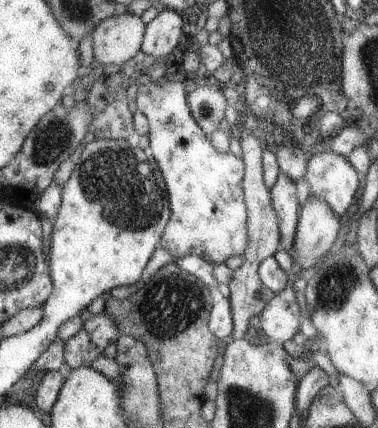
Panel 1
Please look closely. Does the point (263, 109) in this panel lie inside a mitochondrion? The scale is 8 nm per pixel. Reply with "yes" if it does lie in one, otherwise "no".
no

